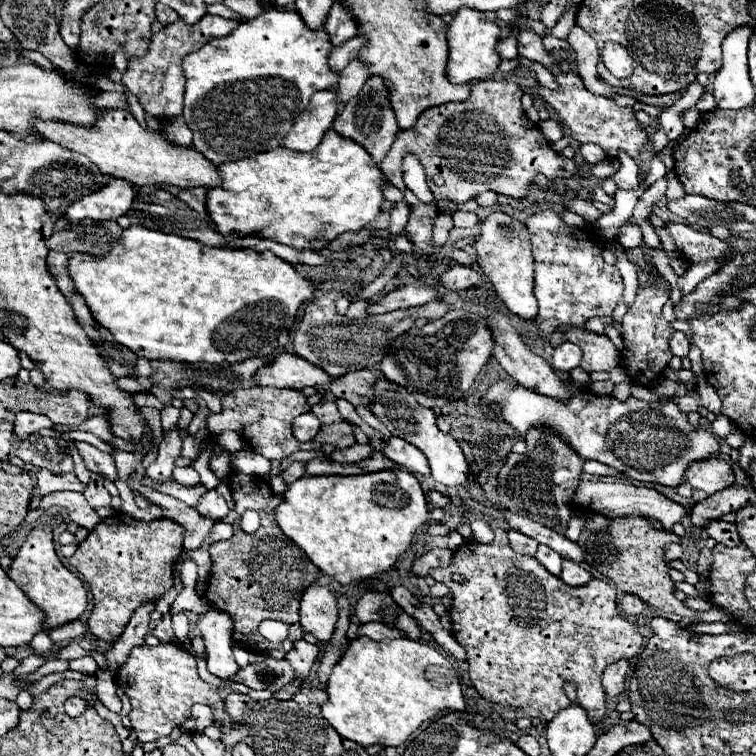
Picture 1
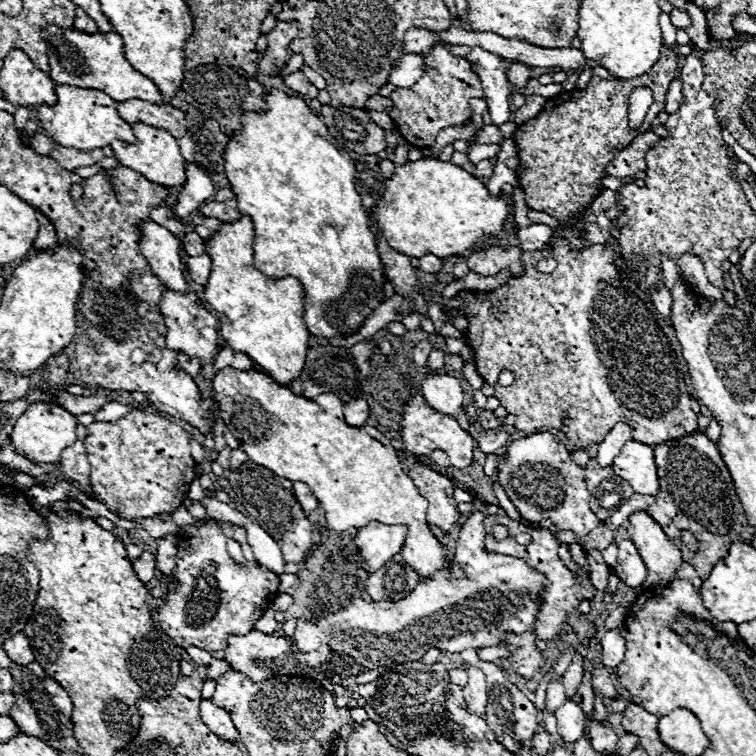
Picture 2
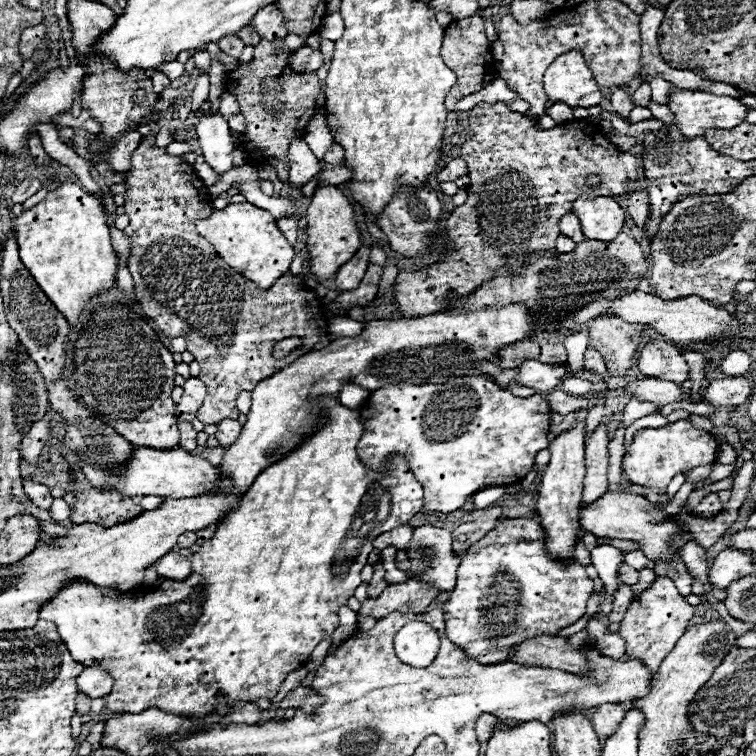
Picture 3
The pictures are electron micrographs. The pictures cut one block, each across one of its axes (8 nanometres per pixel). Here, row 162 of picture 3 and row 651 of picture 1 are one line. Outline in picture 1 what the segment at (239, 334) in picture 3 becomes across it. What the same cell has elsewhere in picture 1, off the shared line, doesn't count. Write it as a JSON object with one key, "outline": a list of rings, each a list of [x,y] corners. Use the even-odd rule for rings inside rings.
{"outline":[[[160,642],[158,646],[132,648],[128,660],[118,668],[115,679],[132,702],[132,728],[138,734],[140,742],[152,742],[160,736],[170,736],[172,728],[182,726],[192,716],[190,708],[196,702],[212,708],[214,724],[218,728],[224,726],[236,728],[236,722],[232,722],[232,718],[228,718],[224,710],[224,702],[220,698],[218,688],[206,684],[198,676],[196,658],[182,644]],[[146,664],[148,664],[148,676],[146,676]]]}

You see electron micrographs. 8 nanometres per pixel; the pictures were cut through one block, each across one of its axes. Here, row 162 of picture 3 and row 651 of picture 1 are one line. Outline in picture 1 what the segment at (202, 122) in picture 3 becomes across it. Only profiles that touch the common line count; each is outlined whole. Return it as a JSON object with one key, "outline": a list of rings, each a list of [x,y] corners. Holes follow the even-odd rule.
{"outline":[[[208,610],[198,618],[196,628],[206,642],[208,672],[222,680],[234,678],[240,668],[232,654],[232,618],[222,610]]]}

